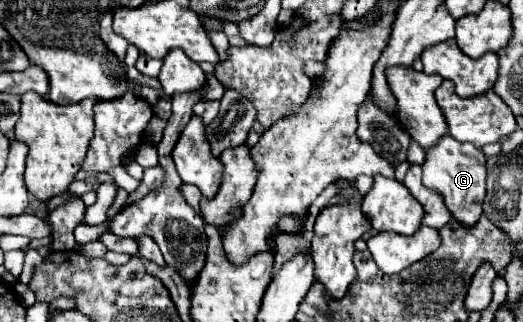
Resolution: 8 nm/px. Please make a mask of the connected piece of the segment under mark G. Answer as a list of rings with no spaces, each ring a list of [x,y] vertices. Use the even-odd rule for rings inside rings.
[[[443,137],[439,145],[429,149],[427,159],[423,163],[425,187],[437,191],[443,197],[443,203],[449,209],[451,217],[465,227],[475,225],[483,213],[481,205],[485,199],[485,177],[487,177],[485,163],[487,161],[481,149],[473,147],[471,143],[459,143],[453,137]]]

